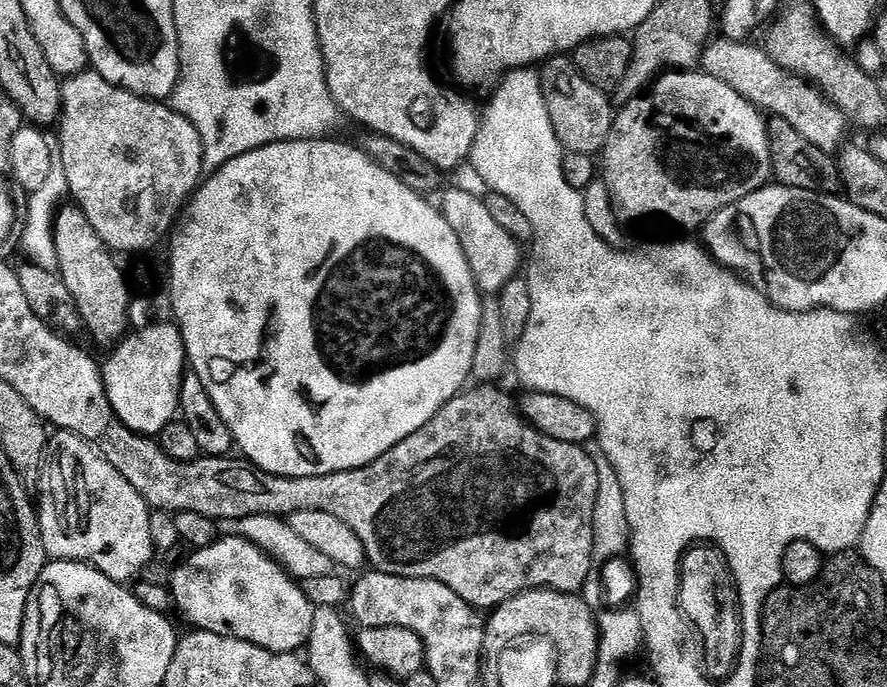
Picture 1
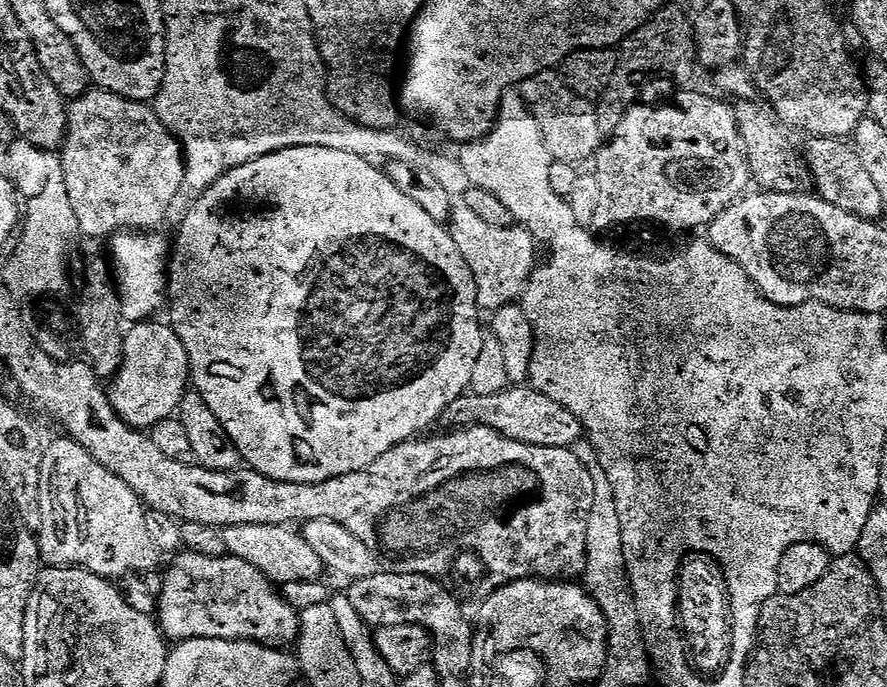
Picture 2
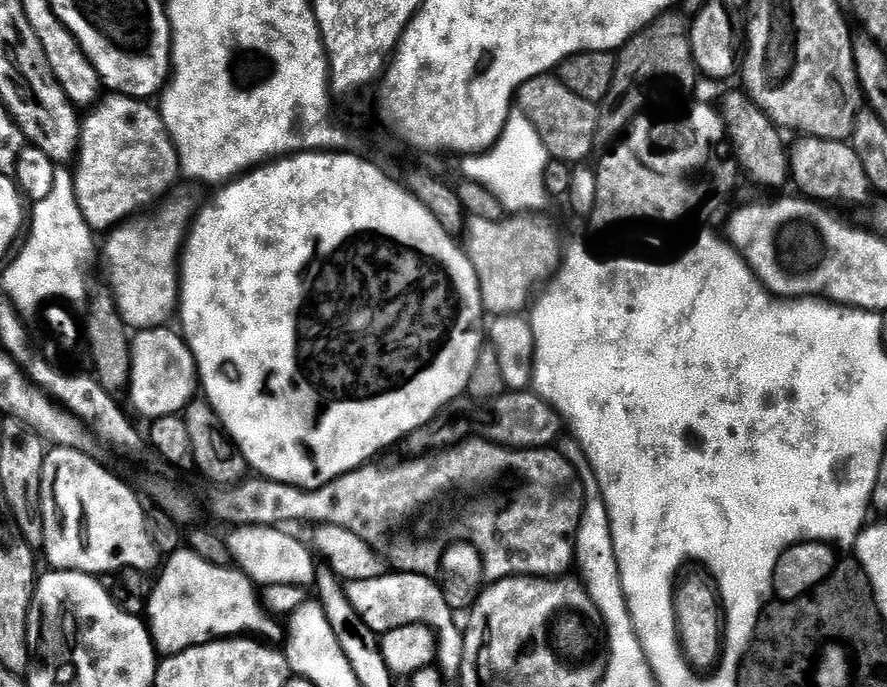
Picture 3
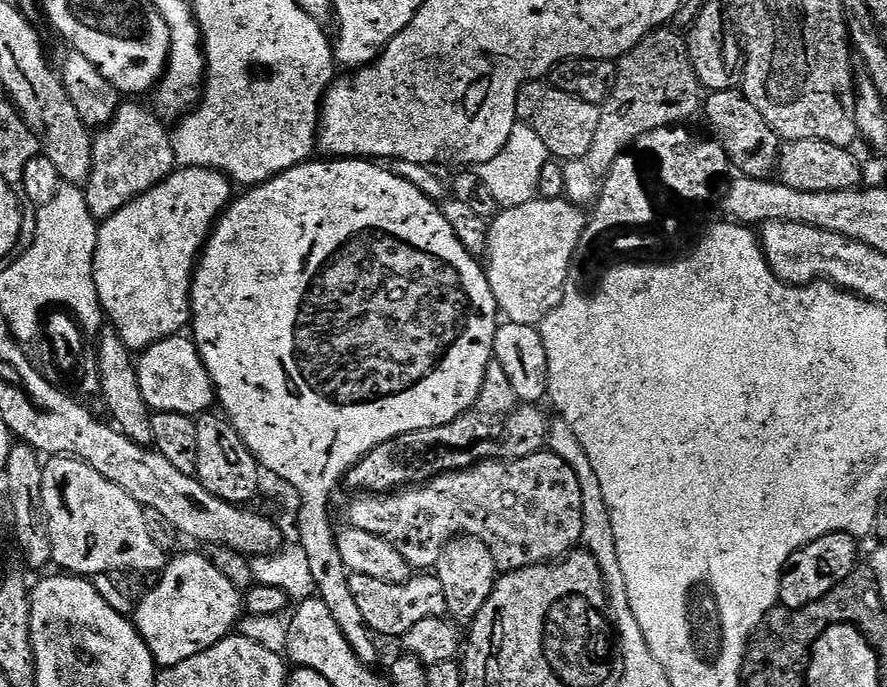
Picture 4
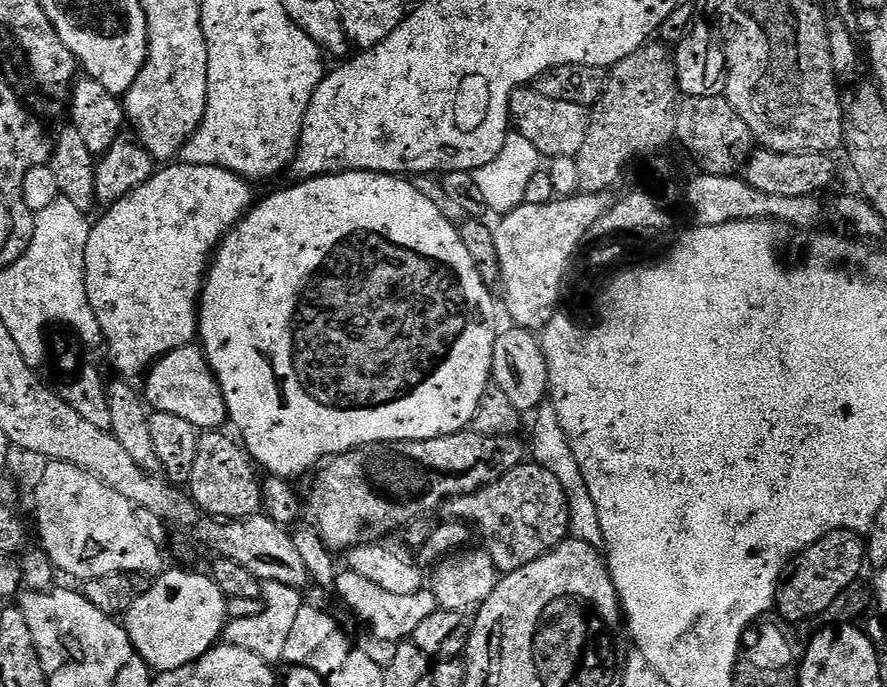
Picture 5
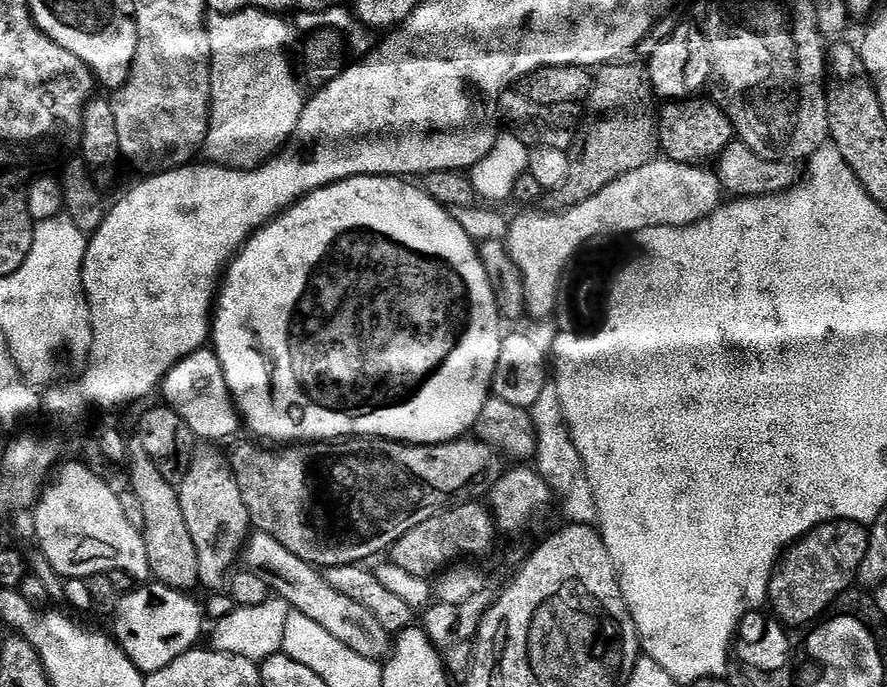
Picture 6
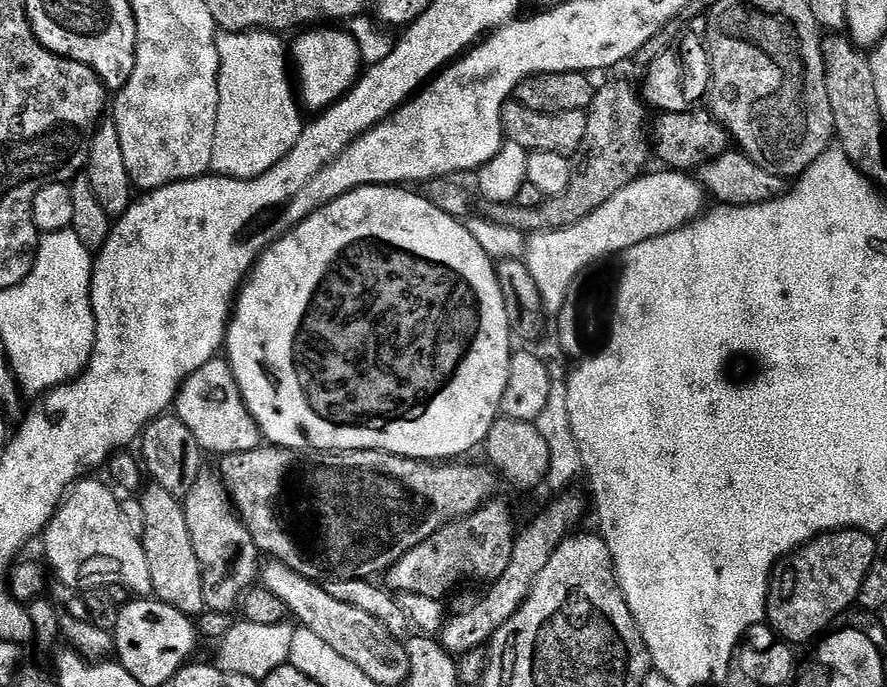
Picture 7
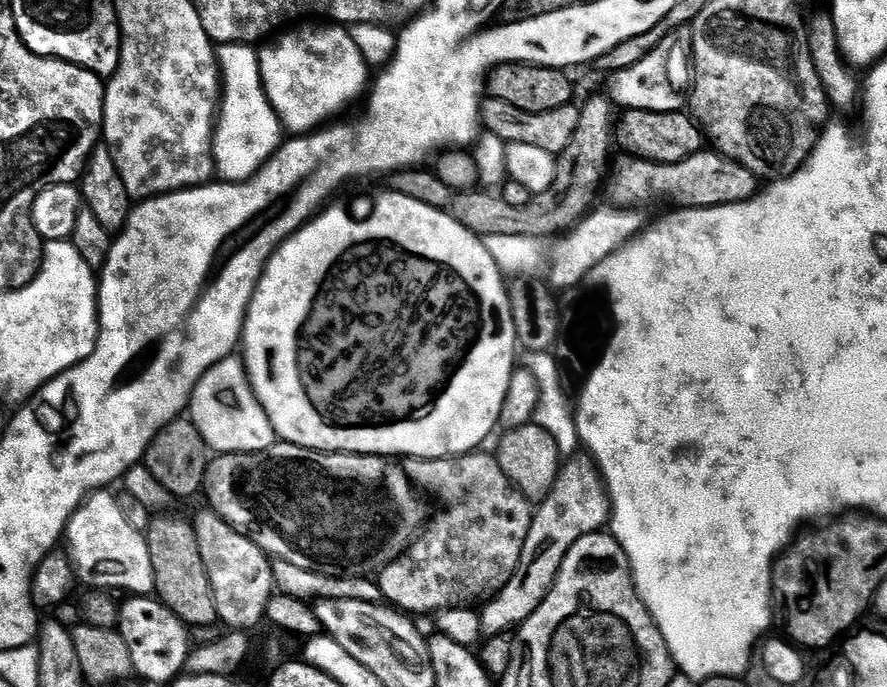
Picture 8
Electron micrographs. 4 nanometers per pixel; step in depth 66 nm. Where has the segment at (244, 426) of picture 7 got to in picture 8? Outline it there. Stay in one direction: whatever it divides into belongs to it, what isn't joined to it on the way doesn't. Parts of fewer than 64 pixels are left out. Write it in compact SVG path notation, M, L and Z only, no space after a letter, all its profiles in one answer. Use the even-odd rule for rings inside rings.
M229 358L218 362L196 383L190 401L191 412L191 427L195 435L213 453L264 452L277 443L274 426L252 393L252 388L248 385L248 373L244 371L244 365L239 359Z

